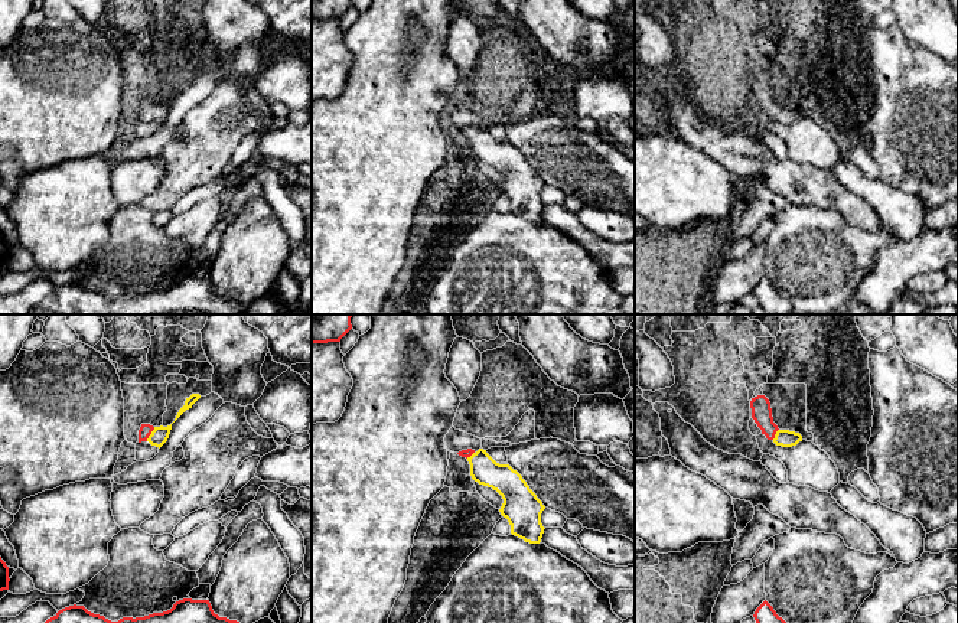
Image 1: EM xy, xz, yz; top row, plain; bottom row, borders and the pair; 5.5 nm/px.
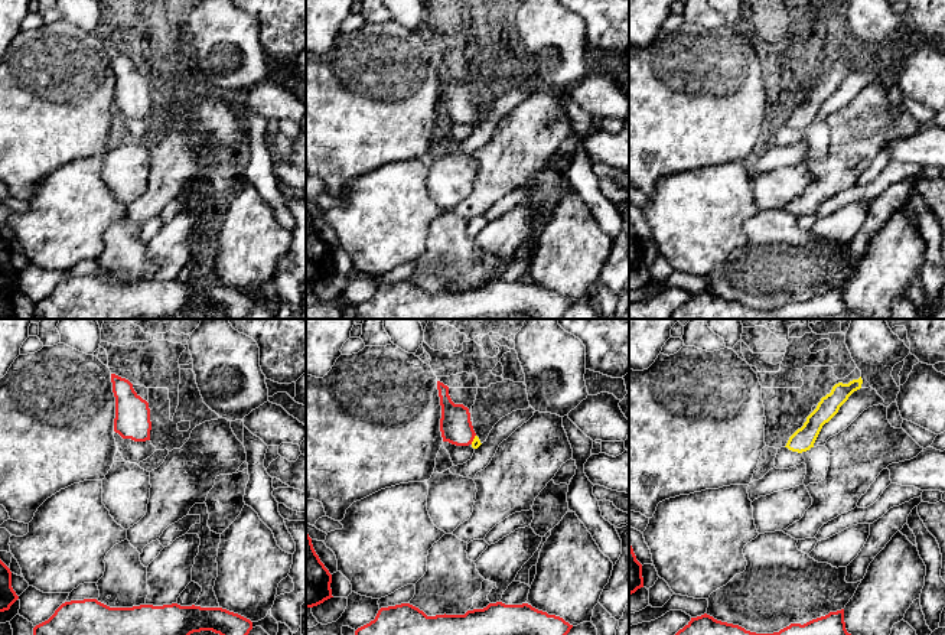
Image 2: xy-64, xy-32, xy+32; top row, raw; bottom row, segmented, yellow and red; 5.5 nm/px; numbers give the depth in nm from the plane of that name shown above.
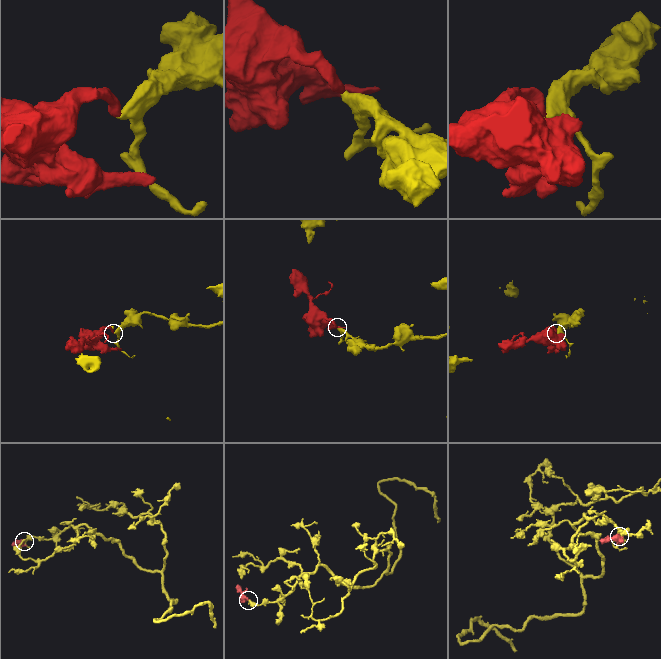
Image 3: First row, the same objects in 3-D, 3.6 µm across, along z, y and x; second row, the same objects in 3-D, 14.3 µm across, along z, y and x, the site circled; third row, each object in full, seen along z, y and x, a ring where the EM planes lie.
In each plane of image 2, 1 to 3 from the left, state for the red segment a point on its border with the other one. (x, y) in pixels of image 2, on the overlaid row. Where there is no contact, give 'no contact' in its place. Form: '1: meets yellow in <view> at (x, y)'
1: no contact
2: meets yellow in xy-32 at (473, 439)
3: no contact

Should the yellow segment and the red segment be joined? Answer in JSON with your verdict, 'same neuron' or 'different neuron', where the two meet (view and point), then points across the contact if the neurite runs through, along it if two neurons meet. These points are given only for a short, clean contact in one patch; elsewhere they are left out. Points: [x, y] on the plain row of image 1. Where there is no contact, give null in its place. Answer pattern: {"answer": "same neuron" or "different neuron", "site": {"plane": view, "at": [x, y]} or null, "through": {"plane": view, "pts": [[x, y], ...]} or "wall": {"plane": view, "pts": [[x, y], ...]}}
{"answer": "same neuron", "site": {"plane": "xy", "at": [150, 111]}, "through": {"plane": "xy", "pts": [[159, 113], [150, 111], [144, 108]]}}

